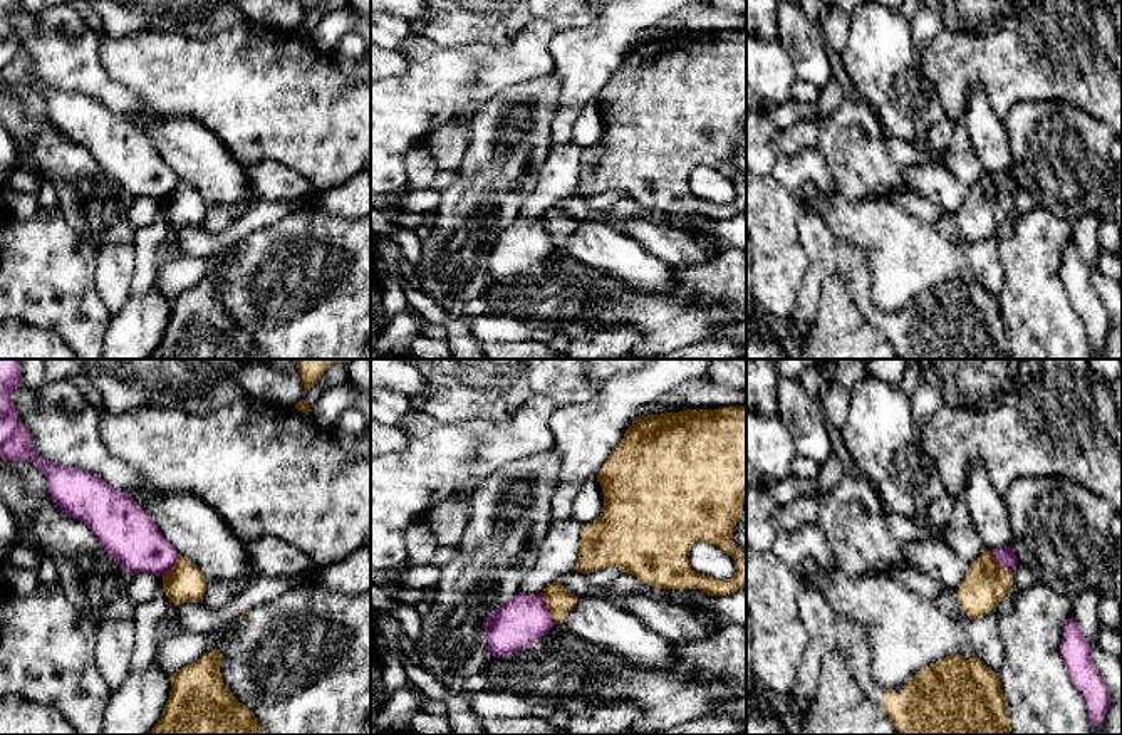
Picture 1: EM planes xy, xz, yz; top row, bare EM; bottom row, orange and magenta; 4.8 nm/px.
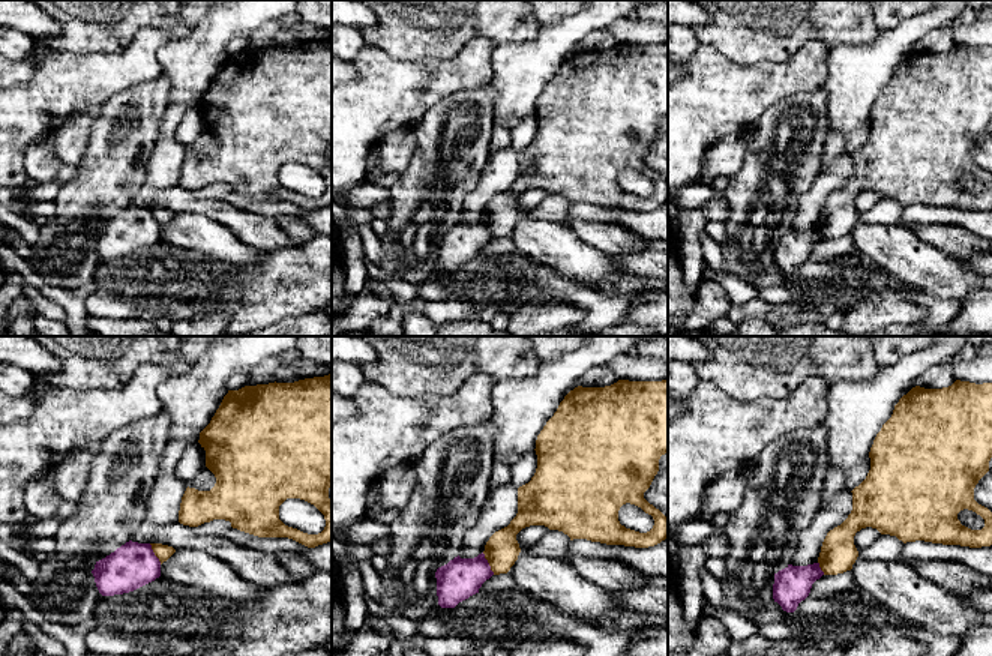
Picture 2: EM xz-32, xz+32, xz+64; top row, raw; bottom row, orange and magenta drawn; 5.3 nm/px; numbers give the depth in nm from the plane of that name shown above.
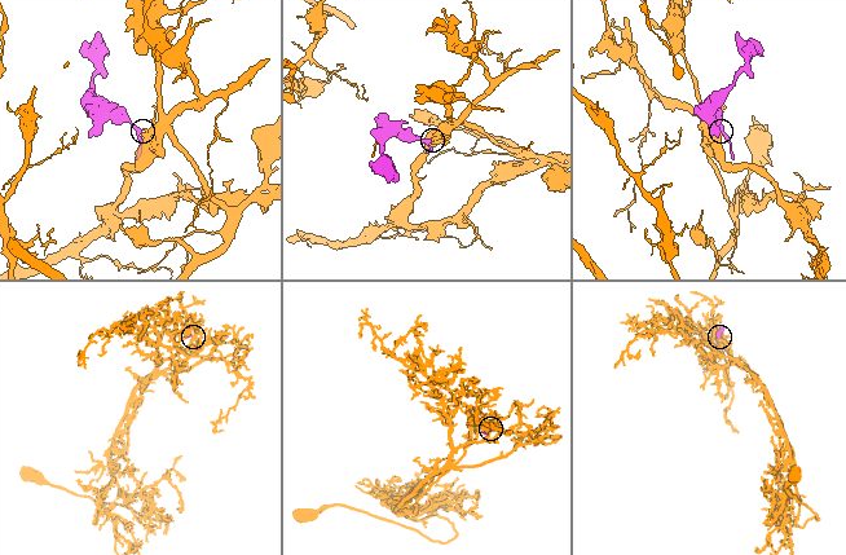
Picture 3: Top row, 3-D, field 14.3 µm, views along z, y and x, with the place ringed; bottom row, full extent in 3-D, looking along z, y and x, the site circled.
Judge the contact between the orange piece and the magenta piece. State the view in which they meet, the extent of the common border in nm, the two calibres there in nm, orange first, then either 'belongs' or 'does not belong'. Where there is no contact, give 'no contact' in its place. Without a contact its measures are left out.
meets orange in xz; contact 170 nm long; 140 nm thick on the orange side, 240 nm on the other; does not belong

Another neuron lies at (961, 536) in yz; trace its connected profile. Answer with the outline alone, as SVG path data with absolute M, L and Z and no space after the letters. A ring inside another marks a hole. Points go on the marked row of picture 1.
M963 498L954 502L954 512L948 522L943 540L968 562L974 562L984 550L983 540L978 535L976 525Z

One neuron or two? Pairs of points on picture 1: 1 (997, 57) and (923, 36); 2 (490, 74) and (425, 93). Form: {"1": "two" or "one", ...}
{"1": "two", "2": "one"}

